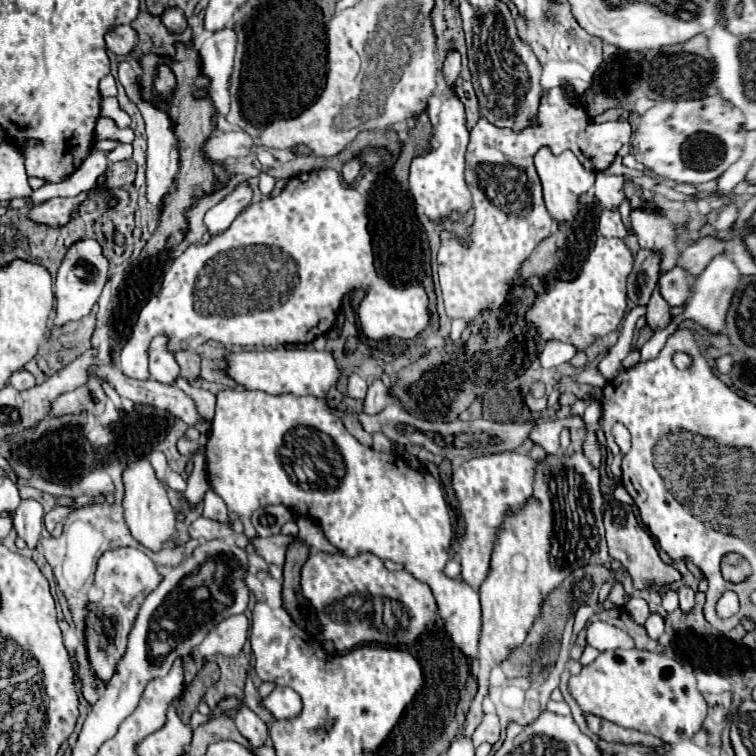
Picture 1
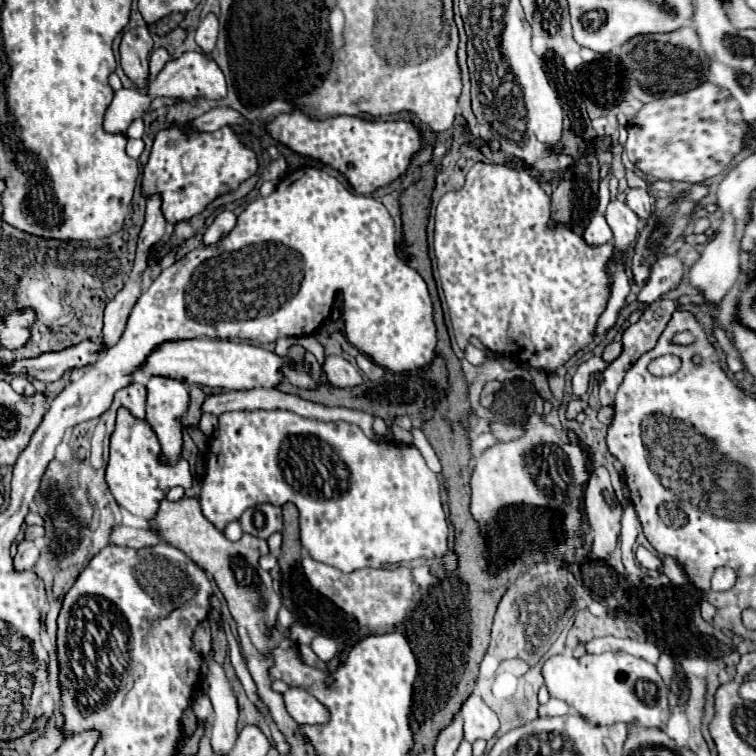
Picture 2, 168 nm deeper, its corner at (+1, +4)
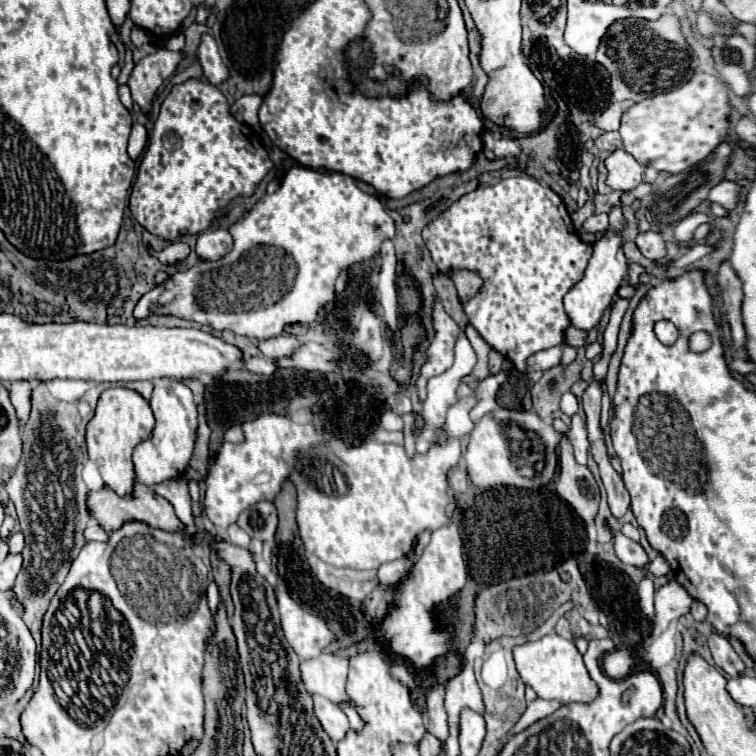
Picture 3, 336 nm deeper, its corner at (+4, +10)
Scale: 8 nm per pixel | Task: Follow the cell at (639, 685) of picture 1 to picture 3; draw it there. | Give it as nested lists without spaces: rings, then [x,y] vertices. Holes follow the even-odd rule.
[[[547,634],[535,642],[513,646],[513,660],[525,686],[531,686],[539,698],[559,700],[561,704],[591,702],[597,696],[597,684],[589,678],[583,658],[571,640]]]

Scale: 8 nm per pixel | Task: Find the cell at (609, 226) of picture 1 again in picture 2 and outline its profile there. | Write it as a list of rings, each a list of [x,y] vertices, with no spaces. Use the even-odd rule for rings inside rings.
[[[598,214],[598,216],[594,216],[590,220],[590,224],[584,230],[584,240],[590,246],[600,246],[600,244],[612,240],[612,232],[610,232],[610,226],[608,226],[608,222],[606,222],[604,216]]]

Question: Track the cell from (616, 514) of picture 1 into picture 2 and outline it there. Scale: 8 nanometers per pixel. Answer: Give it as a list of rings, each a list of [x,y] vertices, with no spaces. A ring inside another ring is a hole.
[[[592,468],[584,494],[584,512],[588,512],[588,522],[592,524],[592,553],[597,559],[606,560],[618,544],[622,530],[620,520],[624,514],[624,506],[618,502],[614,488],[610,486],[606,468]]]

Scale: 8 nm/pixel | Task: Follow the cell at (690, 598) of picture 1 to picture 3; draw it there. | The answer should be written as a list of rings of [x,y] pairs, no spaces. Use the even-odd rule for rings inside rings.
[[[611,530],[611,536],[613,536],[613,544],[615,544],[615,554],[621,562],[633,564],[633,566],[643,566],[647,562],[647,554],[637,542],[629,540],[627,536],[623,536],[617,530]]]

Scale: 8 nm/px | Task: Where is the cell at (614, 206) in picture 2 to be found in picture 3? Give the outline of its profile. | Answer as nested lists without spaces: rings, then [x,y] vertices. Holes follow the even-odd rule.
[[[615,206],[611,212],[609,212],[609,232],[605,238],[601,238],[597,244],[595,244],[595,250],[593,250],[593,258],[589,260],[589,266],[585,270],[585,276],[567,292],[567,296],[563,298],[563,304],[565,304],[565,312],[569,316],[569,322],[571,326],[579,328],[579,330],[585,330],[589,332],[591,328],[595,328],[605,312],[605,308],[613,302],[613,296],[617,294],[617,288],[621,286],[625,274],[627,274],[627,260],[623,256],[623,250],[621,250],[621,242],[623,238],[619,236],[619,232],[623,230],[623,214],[621,214],[621,206]]]

